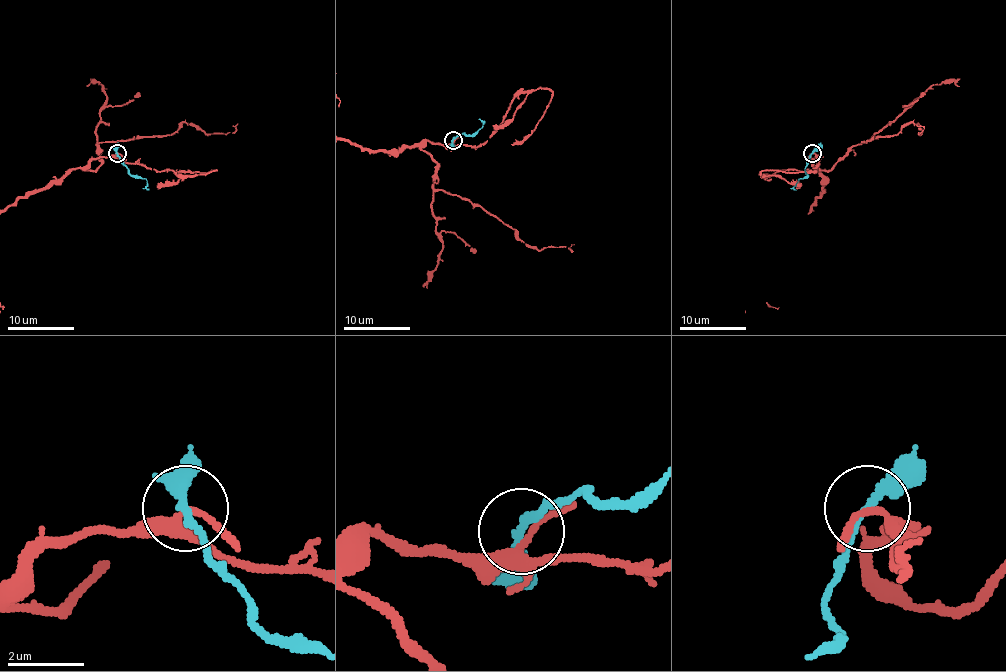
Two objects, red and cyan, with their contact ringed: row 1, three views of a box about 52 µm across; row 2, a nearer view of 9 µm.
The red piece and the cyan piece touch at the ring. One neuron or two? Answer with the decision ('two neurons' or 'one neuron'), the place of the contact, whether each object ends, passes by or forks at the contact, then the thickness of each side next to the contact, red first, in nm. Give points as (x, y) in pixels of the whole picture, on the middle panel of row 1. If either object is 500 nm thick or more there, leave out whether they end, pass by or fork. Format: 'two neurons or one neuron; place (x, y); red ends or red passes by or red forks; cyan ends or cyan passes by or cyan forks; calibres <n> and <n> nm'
two neurons; place (453, 140); red forks; cyan passes by; calibres 160 and 240 nm

